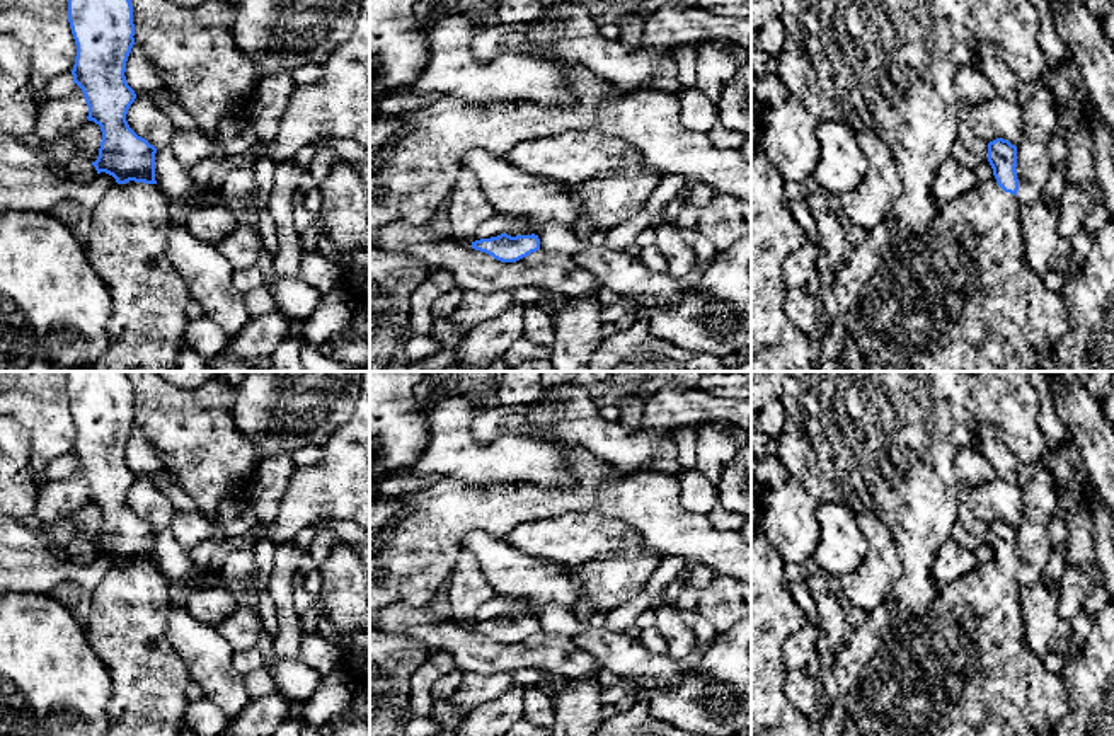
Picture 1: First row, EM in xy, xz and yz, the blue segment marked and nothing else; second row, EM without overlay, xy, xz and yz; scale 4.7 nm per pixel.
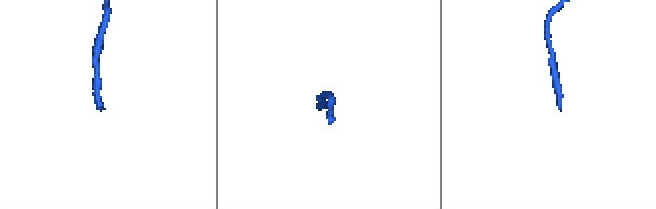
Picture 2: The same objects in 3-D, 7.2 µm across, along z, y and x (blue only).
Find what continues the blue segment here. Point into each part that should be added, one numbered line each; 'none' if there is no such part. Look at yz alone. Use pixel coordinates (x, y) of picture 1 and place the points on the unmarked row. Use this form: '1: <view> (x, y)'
1: yz (963, 668)

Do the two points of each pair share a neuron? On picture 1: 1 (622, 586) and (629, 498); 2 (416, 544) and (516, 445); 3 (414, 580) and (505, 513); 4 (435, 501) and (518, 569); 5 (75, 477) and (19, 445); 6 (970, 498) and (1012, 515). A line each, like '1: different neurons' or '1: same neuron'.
1: different neurons
2: different neurons
3: same neuron
4: different neurons
5: different neurons
6: same neuron

